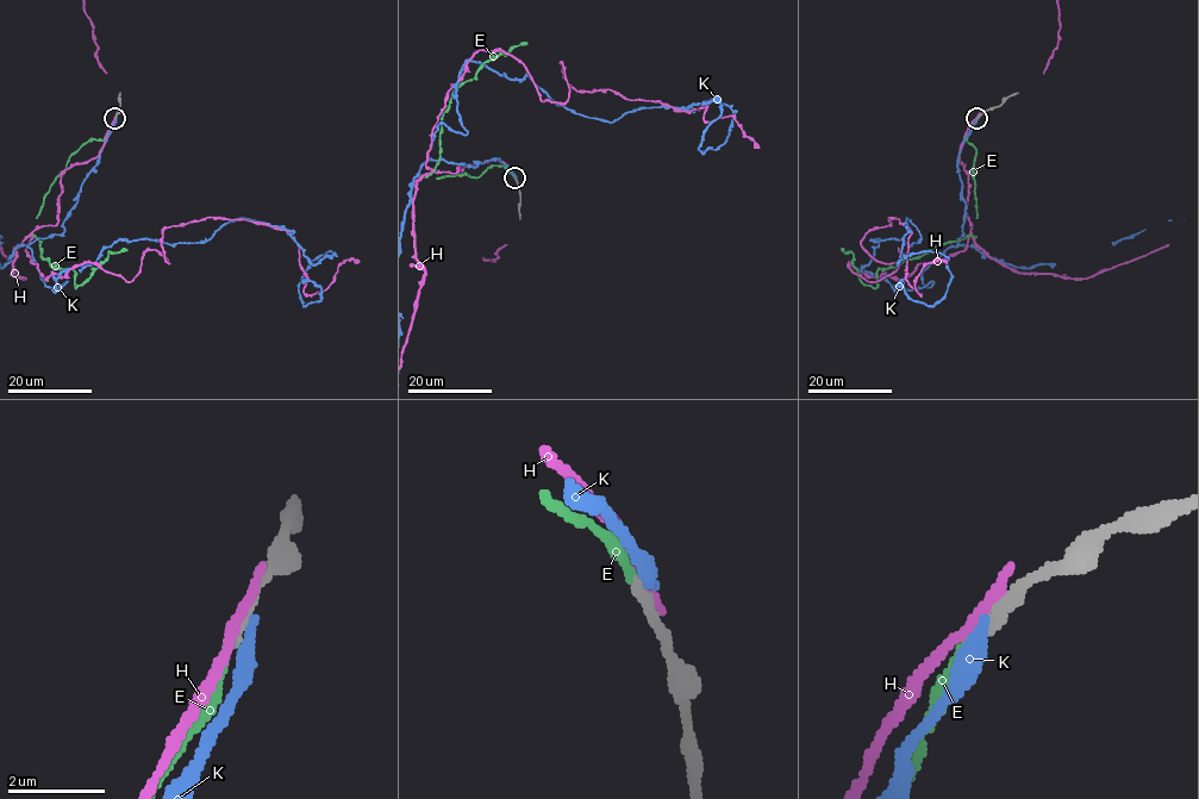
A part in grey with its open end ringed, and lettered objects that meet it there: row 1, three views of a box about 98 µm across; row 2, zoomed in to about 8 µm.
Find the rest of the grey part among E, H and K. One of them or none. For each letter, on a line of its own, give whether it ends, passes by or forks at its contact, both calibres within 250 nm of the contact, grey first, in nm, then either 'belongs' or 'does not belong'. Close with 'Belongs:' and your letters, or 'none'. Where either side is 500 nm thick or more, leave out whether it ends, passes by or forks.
E: it ends; calibres 240 and 200 nm; belongs
H: it ends; calibres 280 and 280 nm; does not belong
K: it ends; calibres 260 and 360 nm; does not belong
Belongs: E

